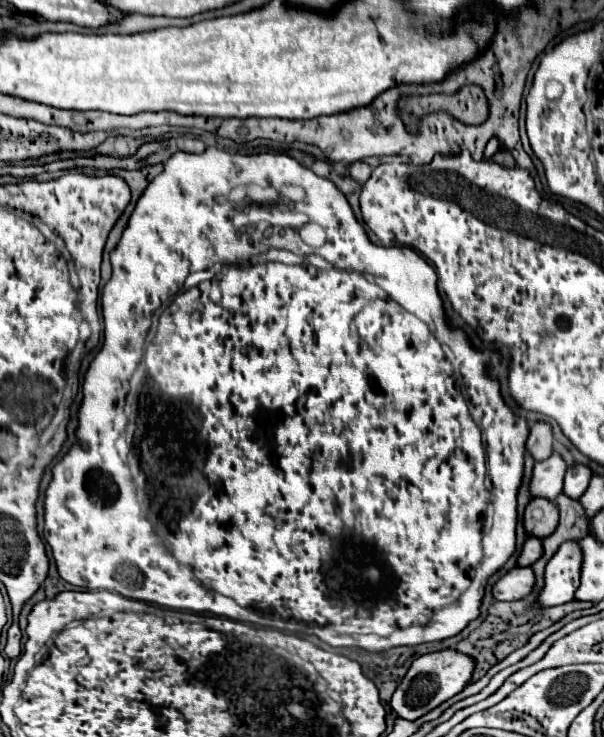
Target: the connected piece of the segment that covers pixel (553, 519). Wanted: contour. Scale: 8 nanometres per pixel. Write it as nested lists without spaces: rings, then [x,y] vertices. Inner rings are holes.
[[[534,497],[528,503],[524,513],[524,525],[528,535],[540,537],[540,539],[548,537],[558,527],[558,519],[560,519],[560,513],[556,503],[544,497]]]

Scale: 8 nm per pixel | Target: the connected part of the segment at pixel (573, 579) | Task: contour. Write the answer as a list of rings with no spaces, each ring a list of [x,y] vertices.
[[[566,541],[560,545],[556,555],[546,565],[544,589],[536,601],[538,607],[564,605],[574,599],[576,587],[580,585],[582,547],[578,541]]]

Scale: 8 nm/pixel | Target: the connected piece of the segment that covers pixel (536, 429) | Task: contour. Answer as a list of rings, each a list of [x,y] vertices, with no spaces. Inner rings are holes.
[[[538,421],[532,425],[530,429],[530,437],[526,447],[530,449],[530,453],[534,455],[536,461],[548,459],[552,453],[552,427],[546,421]]]

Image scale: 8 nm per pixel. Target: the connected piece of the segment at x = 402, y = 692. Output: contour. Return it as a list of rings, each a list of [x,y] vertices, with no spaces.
[[[442,649],[436,653],[426,653],[412,663],[406,677],[394,691],[390,705],[398,713],[398,717],[414,721],[414,719],[422,717],[424,713],[432,711],[434,707],[438,707],[442,701],[460,693],[470,683],[474,669],[476,669],[476,659],[470,655],[464,655],[456,649]]]

